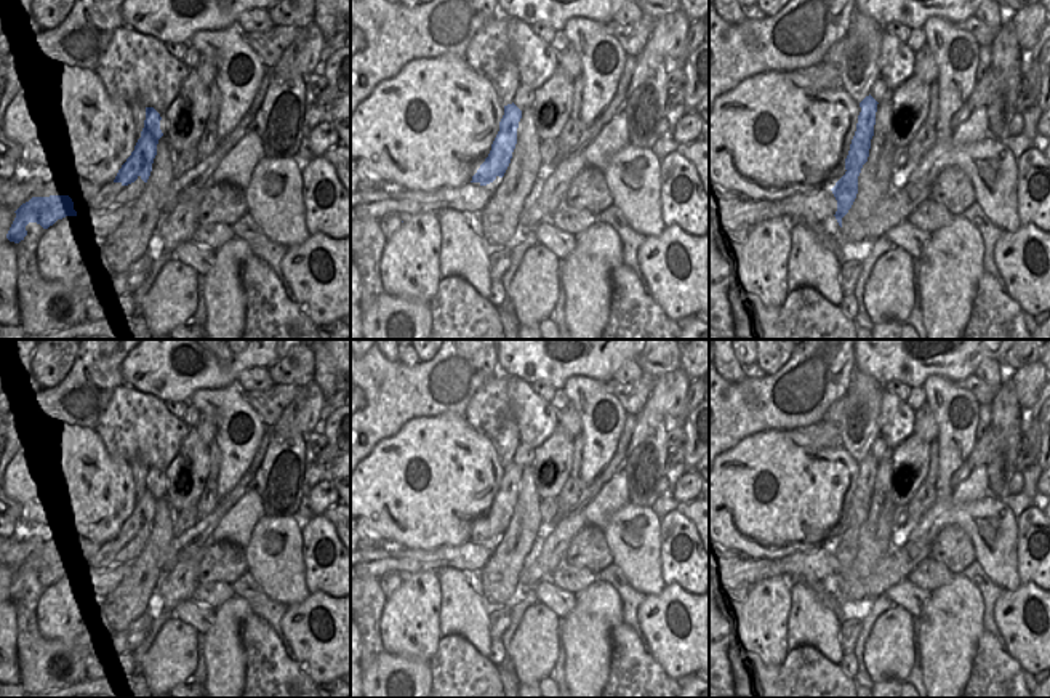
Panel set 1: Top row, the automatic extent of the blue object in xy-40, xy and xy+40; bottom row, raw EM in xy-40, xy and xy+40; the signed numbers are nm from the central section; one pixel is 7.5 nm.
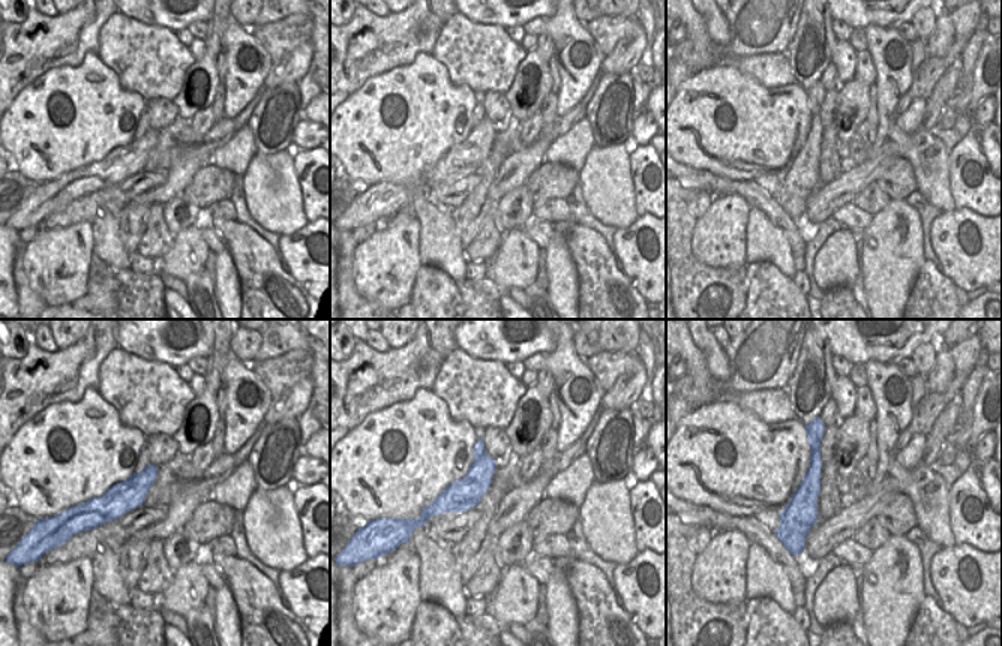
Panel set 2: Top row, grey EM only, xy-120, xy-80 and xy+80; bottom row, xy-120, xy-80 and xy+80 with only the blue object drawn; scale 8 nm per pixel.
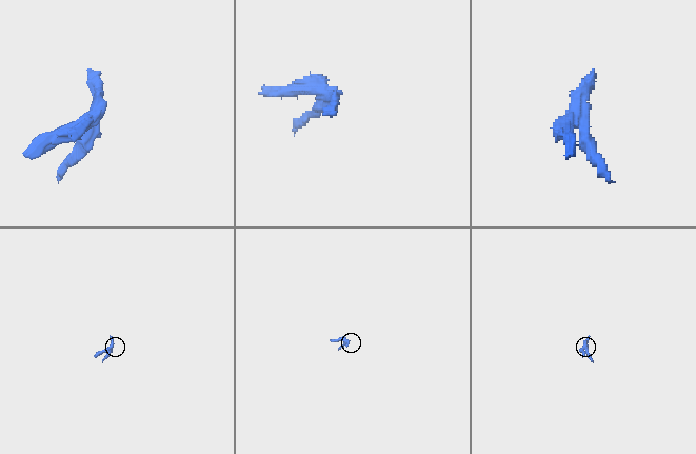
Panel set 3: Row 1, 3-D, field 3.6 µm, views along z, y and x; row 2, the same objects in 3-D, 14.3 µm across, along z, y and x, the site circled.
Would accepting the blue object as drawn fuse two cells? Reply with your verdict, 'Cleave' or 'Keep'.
Cleave.

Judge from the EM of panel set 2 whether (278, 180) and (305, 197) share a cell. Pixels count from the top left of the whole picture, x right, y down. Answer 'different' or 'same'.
different

